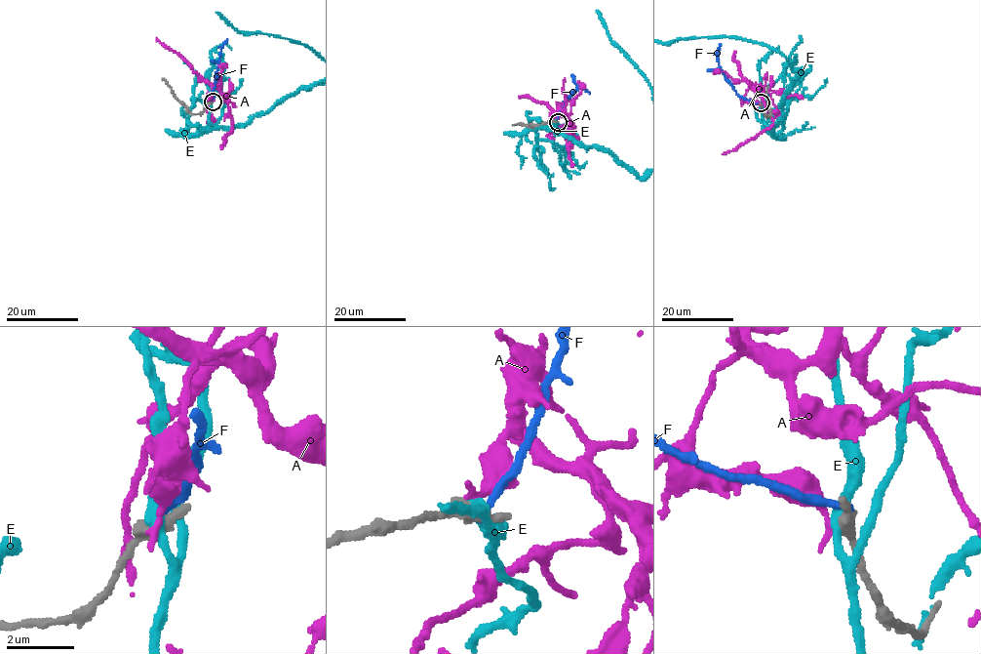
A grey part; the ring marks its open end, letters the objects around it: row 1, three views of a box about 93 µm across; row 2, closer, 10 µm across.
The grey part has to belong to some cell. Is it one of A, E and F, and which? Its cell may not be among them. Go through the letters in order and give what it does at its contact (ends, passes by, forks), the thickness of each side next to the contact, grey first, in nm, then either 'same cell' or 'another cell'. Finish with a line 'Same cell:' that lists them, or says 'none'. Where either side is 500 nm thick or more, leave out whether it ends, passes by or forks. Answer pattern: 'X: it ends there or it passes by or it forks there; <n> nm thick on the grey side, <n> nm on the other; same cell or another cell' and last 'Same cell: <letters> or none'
A: it ends there; 360 nm thick on the grey side, 200 nm on the other; another cell
E: 500 nm thick on the grey side, 320 nm on the other; another cell
F: 500 nm thick on the grey side, 240 nm on the other; another cell
Same cell: none

